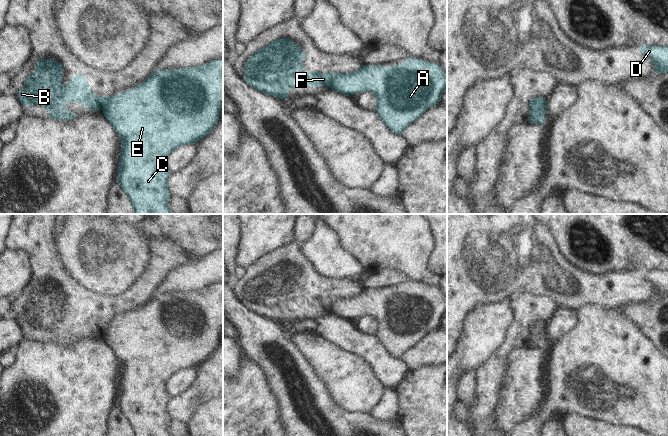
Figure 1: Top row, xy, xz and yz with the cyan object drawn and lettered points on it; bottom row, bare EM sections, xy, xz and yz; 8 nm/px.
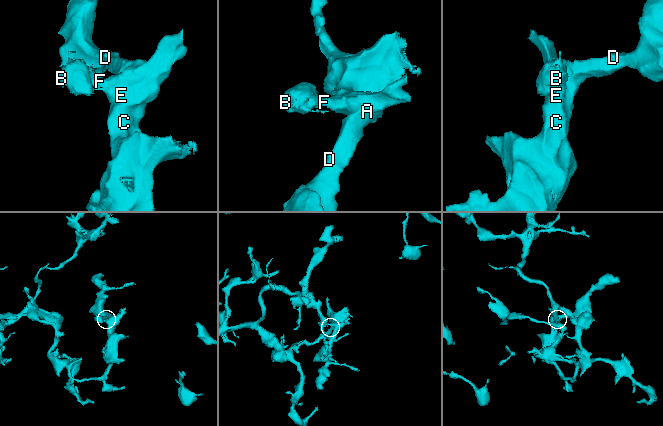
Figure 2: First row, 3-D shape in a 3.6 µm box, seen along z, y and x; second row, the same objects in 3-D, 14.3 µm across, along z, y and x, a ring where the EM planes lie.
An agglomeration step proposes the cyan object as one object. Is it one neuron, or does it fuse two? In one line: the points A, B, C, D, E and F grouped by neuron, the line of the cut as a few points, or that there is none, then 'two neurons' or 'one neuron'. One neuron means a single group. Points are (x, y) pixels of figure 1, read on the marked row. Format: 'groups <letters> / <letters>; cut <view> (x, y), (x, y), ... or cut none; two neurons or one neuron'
groups A C D E / B F; cut xz (337, 74), (333, 80), (332, 89); two neurons

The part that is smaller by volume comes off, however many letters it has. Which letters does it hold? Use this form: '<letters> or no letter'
B, F

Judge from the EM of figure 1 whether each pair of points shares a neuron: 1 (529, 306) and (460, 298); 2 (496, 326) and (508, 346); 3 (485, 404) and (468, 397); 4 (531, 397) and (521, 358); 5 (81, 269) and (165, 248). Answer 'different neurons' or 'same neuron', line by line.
1: different neurons
2: different neurons
3: different neurons
4: same neuron
5: different neurons

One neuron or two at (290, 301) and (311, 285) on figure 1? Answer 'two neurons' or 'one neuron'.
one neuron

